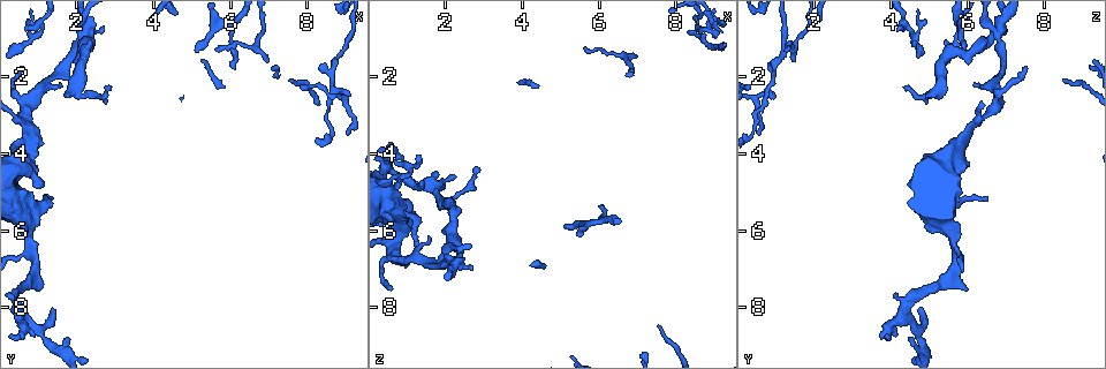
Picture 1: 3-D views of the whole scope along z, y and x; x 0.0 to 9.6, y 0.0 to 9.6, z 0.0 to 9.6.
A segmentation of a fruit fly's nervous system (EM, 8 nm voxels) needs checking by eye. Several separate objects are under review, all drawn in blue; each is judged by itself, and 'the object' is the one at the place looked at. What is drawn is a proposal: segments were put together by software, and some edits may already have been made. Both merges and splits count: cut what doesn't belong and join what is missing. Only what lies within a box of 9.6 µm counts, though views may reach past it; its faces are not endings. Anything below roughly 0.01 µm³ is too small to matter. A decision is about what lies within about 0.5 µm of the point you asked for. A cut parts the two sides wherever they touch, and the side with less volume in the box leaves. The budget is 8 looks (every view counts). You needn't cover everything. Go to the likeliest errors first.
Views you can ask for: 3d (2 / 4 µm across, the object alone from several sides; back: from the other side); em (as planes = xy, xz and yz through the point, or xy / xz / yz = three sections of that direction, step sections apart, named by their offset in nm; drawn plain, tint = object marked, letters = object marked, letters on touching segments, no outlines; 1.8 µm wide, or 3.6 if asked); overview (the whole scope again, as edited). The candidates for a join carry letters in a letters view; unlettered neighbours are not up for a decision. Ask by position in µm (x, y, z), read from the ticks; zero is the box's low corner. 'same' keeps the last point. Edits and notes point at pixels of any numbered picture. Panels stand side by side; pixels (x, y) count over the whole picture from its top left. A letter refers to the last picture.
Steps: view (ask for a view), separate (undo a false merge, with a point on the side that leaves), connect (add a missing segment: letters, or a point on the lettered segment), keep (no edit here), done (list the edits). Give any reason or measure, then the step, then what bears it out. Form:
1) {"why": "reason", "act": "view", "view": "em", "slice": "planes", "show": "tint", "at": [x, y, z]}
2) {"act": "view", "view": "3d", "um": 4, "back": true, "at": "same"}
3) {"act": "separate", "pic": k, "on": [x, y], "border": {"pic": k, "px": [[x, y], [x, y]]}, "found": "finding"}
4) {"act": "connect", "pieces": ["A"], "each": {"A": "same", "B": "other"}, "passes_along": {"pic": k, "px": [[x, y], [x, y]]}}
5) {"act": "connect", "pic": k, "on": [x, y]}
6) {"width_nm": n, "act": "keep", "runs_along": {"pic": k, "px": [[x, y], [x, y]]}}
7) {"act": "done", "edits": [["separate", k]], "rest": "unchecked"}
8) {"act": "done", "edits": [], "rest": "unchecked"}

{"why": "sudden change in width", "act": "view", "view": "3d", "um": 4, "at": [0.65, 4.25, 5.65]}

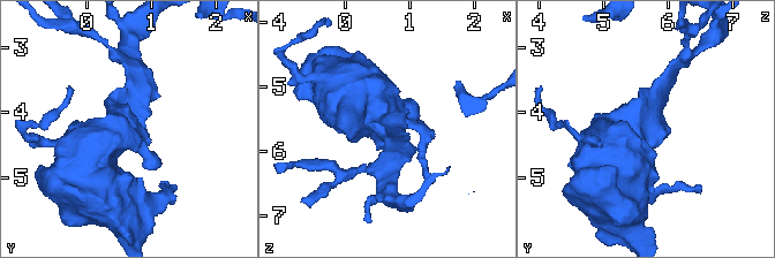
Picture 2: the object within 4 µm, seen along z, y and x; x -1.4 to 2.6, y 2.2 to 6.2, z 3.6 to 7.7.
{"why": "shape alone is not enough", "act": "view", "view": "em", "um": 3.6, "slice": "yz", "step": 16, "show": "tint", "at": [0.65, 4.30, 5.60]}

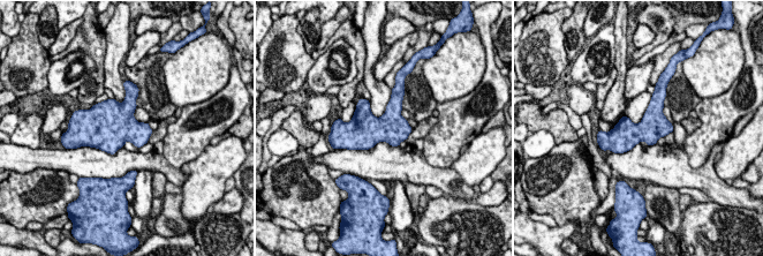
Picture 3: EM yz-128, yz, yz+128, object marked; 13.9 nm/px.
{"why": "cut it another way", "act": "view", "view": "em", "um": 3.6, "slice": "planes", "show": "letters", "at": "same"}

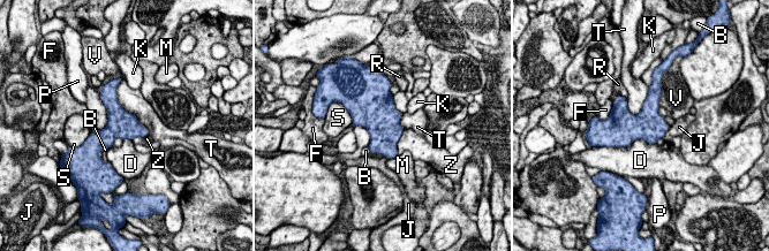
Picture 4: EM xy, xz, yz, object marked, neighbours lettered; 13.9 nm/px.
{"act": "keep", "each": {"B": "other", "D": "other", "F": "other", "J": "other", "K": "other", "M": "other", "P": "other", "R": "other", "S": "other", "T": "other", "V": "other", "Z": "other"}, "found": "all the same neuron"}

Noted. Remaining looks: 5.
{"why": "sharp bend", "act": "view", "view": "em", "um": 3.6, "slice": "yz", "step": 8, "show": "tint", "at": [8.95, 2.30, 0.80]}

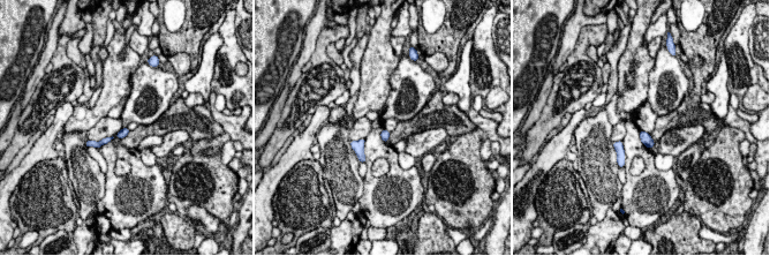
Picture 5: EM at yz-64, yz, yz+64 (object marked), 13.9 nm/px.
{"act": "view", "view": "em", "um": 3.6, "slice": "planes", "show": "letters", "at": "same"}

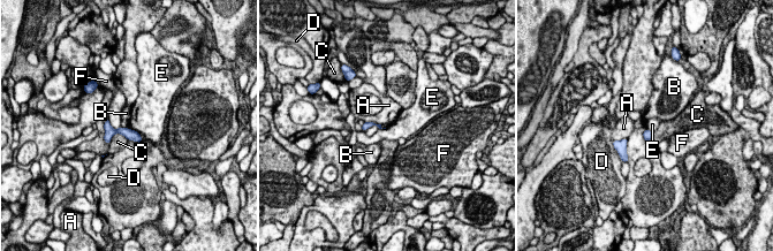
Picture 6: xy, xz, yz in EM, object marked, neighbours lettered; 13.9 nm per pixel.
{"act": "keep", "each": {"A": "other", "B": "other", "C": "other", "D": "other", "E": "other", "F": "other"}, "border": {"pic": 6, "px": [[130, 128], [141, 134]]}, "found": "all the same neuron"}

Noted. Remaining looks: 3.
{"why": "tapers out", "act": "view", "view": "em", "um": 3.6, "slice": "planes", "show": "letters", "at": [5.15, 1.40, 5.90]}

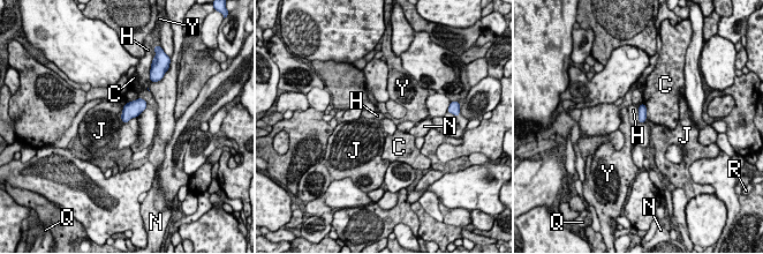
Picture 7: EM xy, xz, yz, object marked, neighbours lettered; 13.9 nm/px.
{"width_nm": 130, "act": "keep", "each": {"C": "other", "H": "other", "J": "other", "N": "other", "Q": "other", "R": "other", "Y": "other"}, "found": "none of them fits"}

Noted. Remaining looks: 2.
{"act": "done", "edits": [], "rest": "unchecked"}

